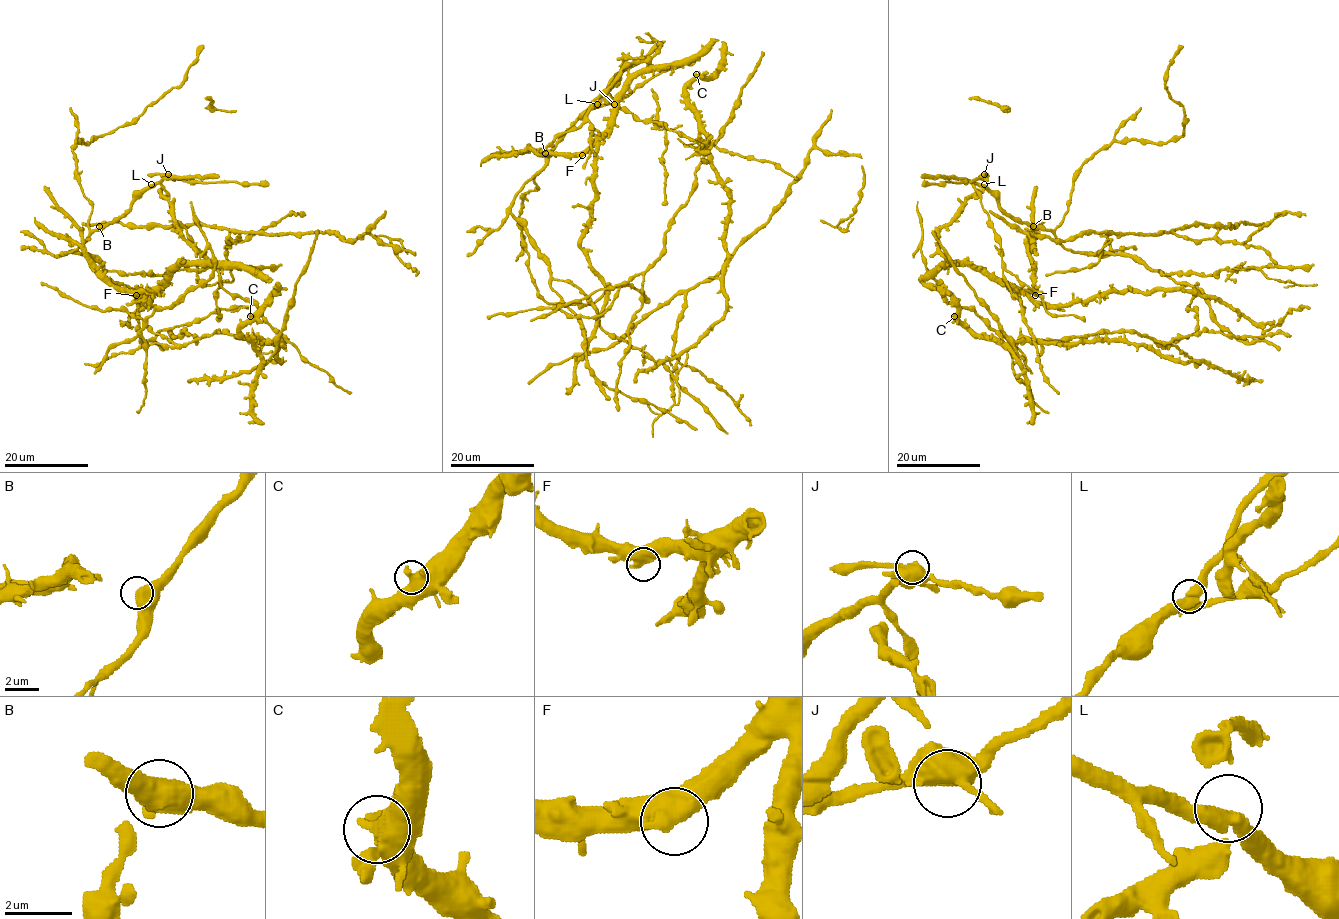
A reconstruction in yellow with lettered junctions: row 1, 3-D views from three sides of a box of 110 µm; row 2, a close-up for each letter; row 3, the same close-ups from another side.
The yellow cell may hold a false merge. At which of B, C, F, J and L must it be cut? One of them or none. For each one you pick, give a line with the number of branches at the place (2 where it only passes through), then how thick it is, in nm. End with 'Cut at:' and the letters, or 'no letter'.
Cut at: no letter

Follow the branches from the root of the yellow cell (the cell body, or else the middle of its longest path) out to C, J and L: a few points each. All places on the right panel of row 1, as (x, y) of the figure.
C: (1143, 264), (1189, 284), (1239, 339), (1270, 332), (1203, 331), (1169, 341), (1098, 332), (1004, 344), (954, 316)
J: (1143, 264), (1131, 256), (1073, 253), (1066, 250), (1050, 231), (1016, 222), (984, 184), (987, 177), (984, 175)
L: (1143, 264), (1131, 256), (1083, 254), (1066, 250), (1050, 231), (1032, 228), (1013, 220), (984, 184)

